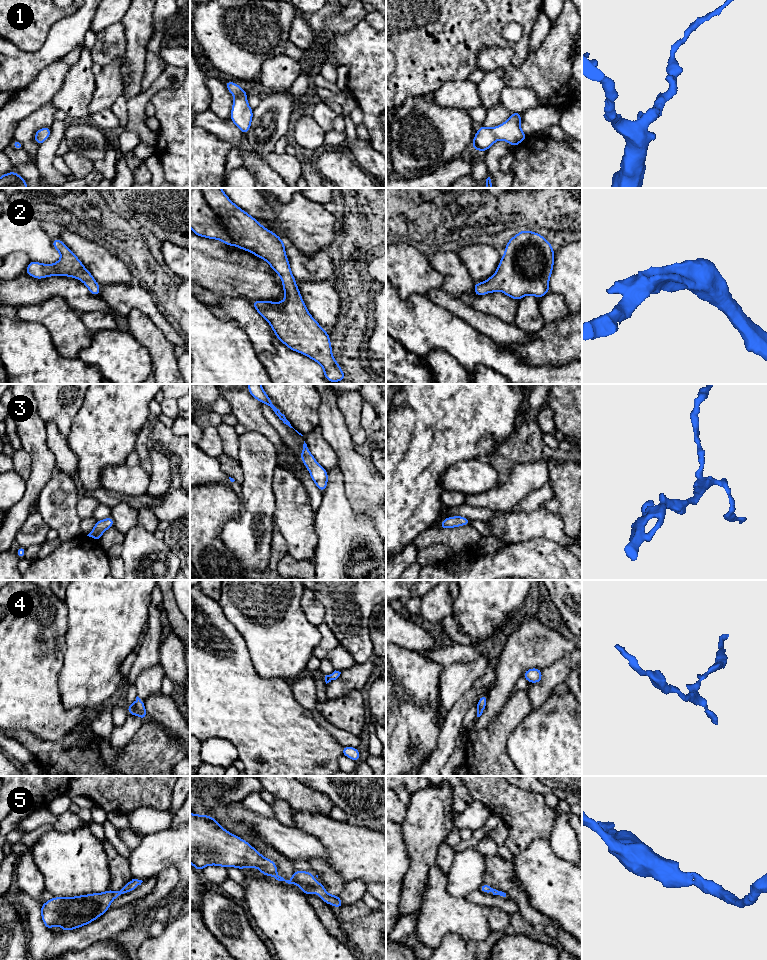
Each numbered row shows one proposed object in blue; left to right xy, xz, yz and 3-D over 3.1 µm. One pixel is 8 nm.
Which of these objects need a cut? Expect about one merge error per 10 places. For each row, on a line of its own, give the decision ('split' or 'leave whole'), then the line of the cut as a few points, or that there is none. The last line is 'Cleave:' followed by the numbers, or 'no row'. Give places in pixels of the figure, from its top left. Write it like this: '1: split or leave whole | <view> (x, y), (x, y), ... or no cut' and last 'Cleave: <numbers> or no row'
1: leave whole | no cut
2: leave whole | no cut
3: leave whole | no cut
4: leave whole | no cut
5: leave whole | no cut
Cleave: no row

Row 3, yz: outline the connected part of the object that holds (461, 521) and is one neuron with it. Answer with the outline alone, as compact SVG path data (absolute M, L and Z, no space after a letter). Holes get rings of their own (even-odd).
M463 516L446 517L439 525L441 529L470 525L471 520Z

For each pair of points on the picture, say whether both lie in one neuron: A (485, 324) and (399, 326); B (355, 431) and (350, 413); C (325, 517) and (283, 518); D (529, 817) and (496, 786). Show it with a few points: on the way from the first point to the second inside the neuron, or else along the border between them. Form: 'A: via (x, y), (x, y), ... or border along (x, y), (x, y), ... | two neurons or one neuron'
A: via (464, 326), (420, 326) | one neuron
B: via (355, 427), (352, 417) | one neuron
C: border along (314, 513), (314, 528), (317, 540) | two neurons
D: via (521, 810), (504, 794) | one neuron

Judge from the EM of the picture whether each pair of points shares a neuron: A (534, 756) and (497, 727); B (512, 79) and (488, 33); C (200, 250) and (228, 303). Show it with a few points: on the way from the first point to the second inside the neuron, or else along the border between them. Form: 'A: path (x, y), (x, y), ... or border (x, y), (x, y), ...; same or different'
A: border (523, 718), (508, 738), (506, 751), (509, 759); different
B: border (514, 52), (507, 47), (485, 47), (476, 60); different
C: border (218, 294), (223, 296), (242, 296), (248, 301); different

